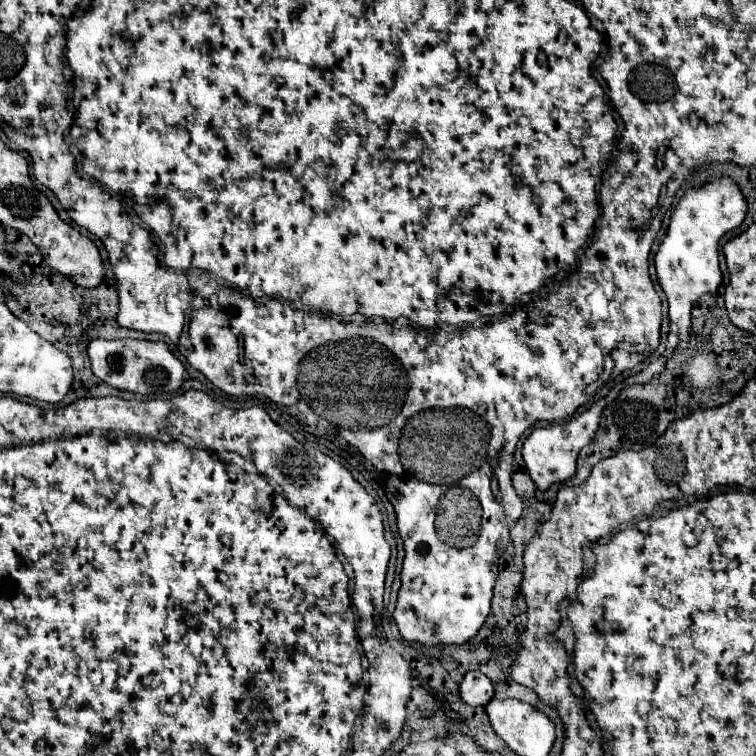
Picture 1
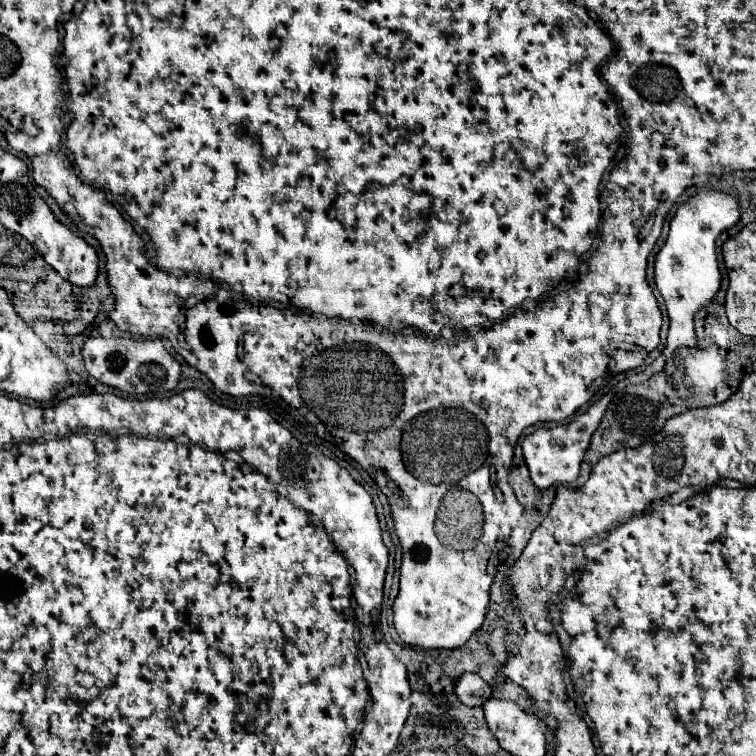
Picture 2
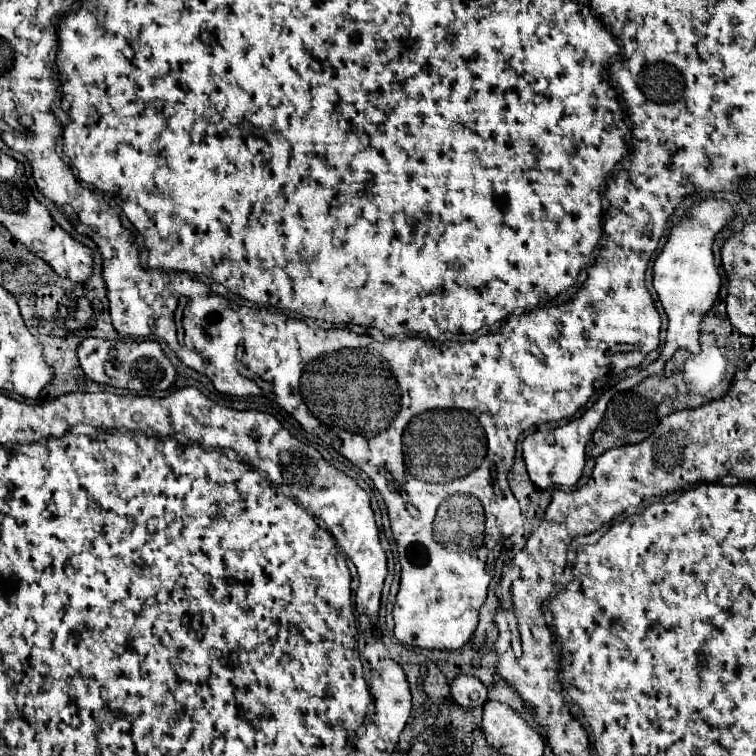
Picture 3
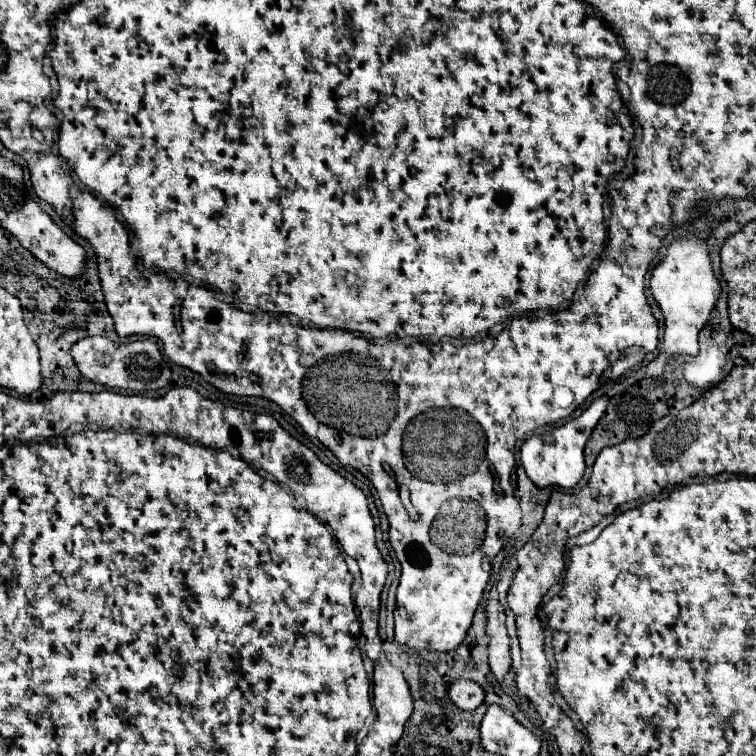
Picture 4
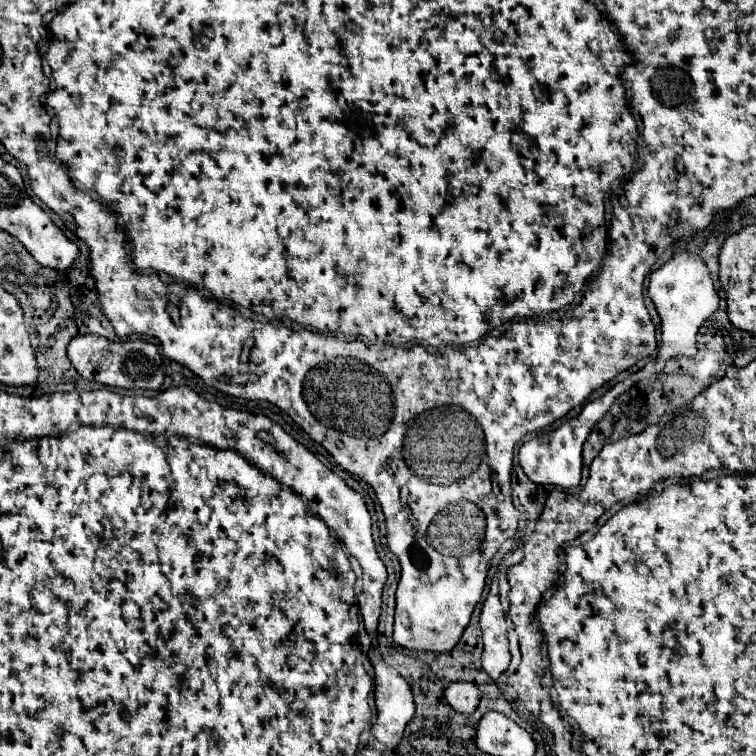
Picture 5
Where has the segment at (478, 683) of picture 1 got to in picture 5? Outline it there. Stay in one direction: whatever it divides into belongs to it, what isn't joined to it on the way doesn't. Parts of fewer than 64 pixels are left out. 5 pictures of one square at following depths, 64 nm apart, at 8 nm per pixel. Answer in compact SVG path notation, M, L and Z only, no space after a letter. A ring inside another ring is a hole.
M452 682L444 690L444 698L454 710L472 714L480 702L480 690L470 682Z

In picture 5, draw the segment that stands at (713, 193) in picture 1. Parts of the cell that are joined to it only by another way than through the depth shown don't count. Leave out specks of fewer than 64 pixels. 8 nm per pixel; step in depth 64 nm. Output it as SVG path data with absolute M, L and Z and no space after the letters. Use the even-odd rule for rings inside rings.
M686 250L676 252L662 268L650 274L648 294L656 304L662 320L662 342L658 348L658 360L668 360L674 356L696 356L696 334L704 320L718 308L720 296L712 284L706 262L698 254Z

